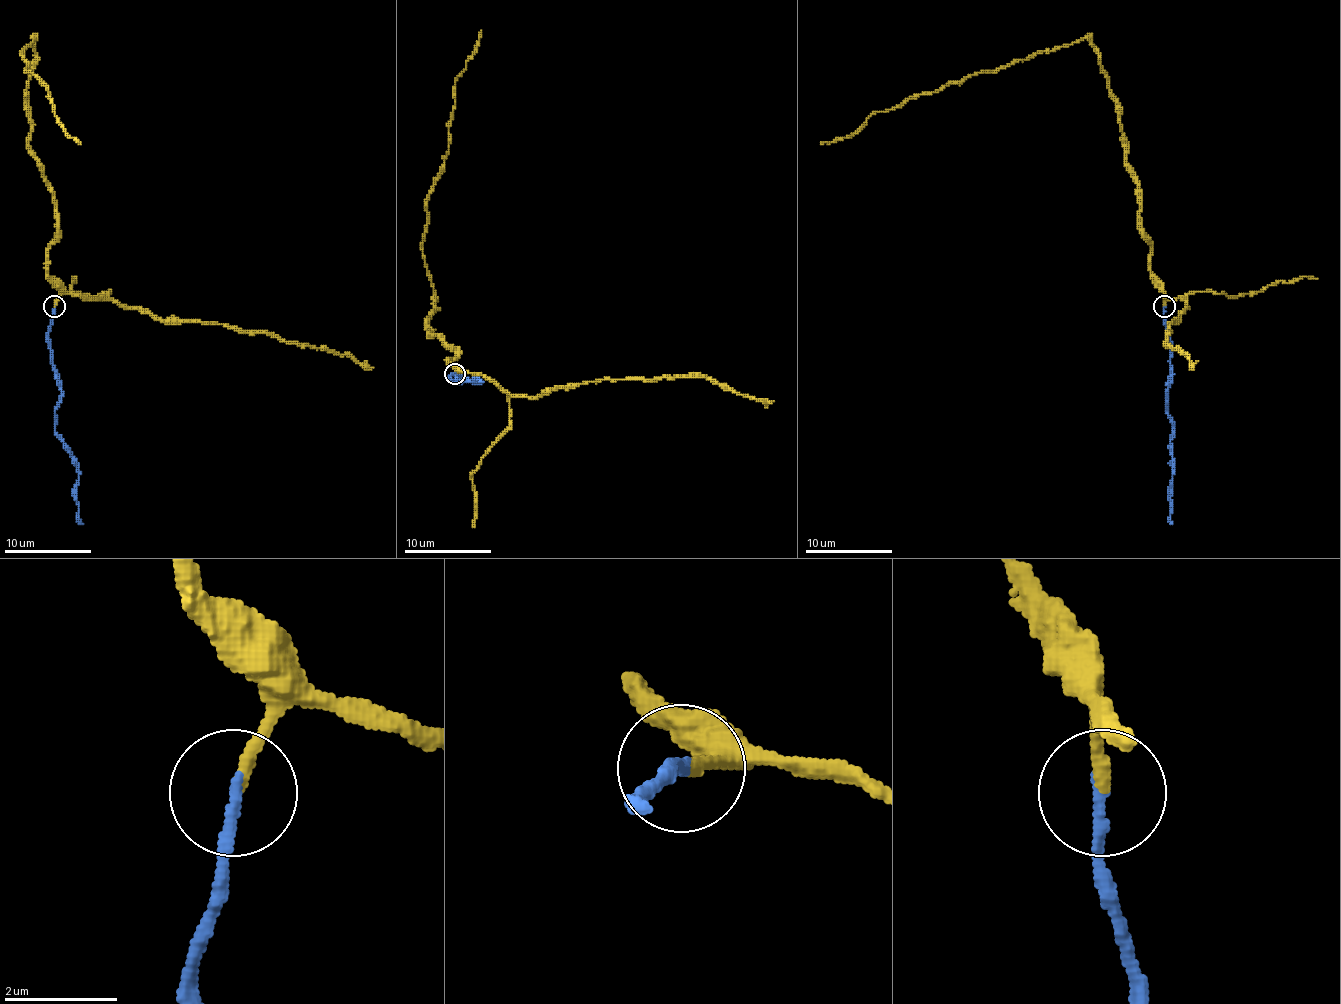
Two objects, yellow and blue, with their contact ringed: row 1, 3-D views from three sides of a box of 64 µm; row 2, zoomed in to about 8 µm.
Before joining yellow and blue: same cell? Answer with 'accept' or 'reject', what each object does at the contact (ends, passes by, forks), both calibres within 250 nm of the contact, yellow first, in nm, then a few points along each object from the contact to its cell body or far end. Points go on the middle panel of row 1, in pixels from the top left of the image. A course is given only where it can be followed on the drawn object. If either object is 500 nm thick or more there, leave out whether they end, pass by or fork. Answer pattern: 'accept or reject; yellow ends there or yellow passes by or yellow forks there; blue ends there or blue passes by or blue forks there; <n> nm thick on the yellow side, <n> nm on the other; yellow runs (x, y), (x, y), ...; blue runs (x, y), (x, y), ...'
accept; yellow ends there; blue ends there; 220 nm thick on the yellow side, 200 nm on the other; yellow runs (455, 373), (457, 351), (427, 325), (427, 195), (481, 30); blue runs (455, 373), (448, 379), (461, 377), (455, 377), (455, 381), (483, 381)

